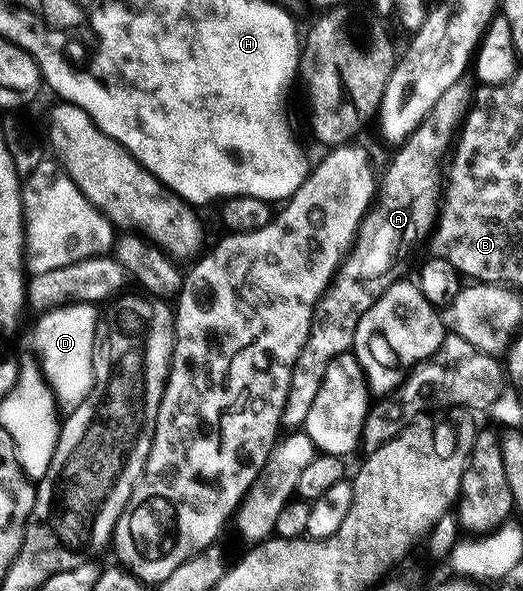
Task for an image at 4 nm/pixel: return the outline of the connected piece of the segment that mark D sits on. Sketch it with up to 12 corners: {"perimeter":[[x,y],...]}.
{"perimeter":[[49,309],[33,352],[54,400],[71,411],[94,383],[99,310]]}

